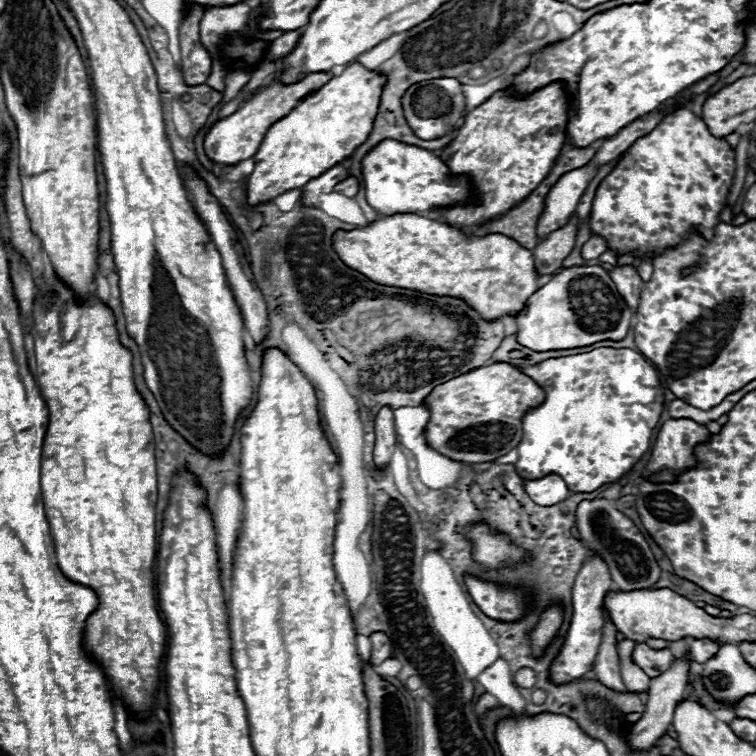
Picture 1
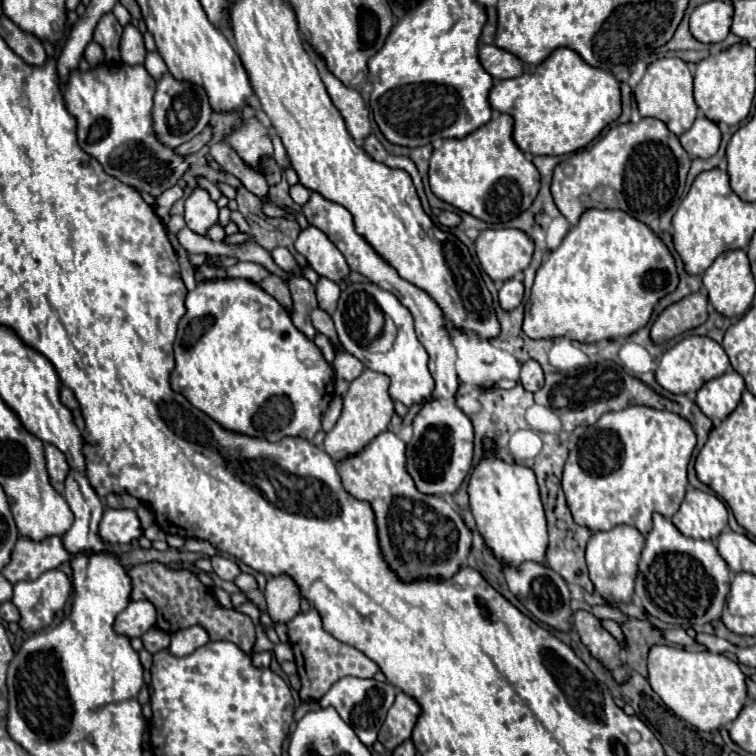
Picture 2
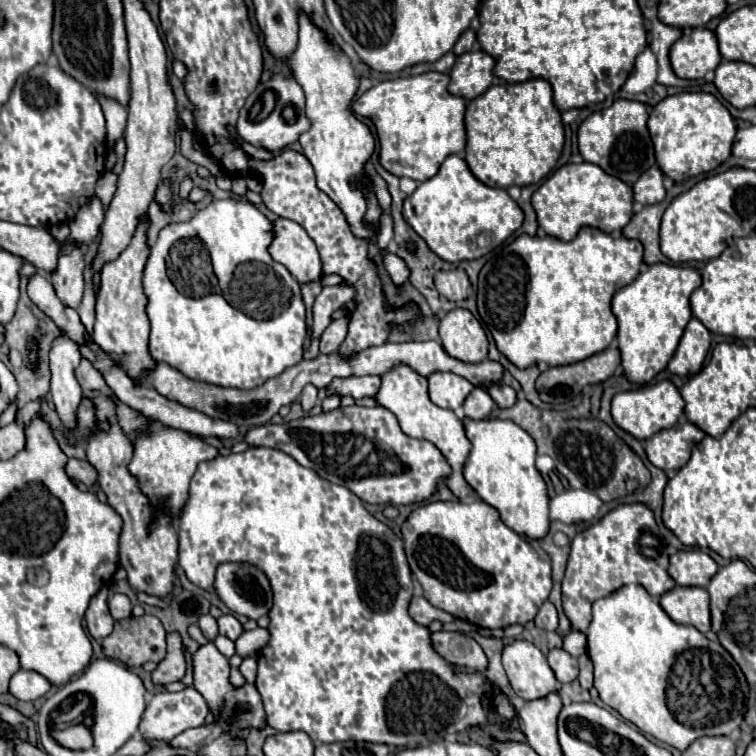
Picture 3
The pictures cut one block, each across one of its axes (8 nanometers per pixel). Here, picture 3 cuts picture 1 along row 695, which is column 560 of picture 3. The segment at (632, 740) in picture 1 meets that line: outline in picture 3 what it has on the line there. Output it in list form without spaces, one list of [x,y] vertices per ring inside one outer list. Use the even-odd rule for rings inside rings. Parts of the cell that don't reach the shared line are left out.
[[[554,648],[548,652],[548,664],[560,684],[568,684],[578,678],[578,660],[562,648]]]

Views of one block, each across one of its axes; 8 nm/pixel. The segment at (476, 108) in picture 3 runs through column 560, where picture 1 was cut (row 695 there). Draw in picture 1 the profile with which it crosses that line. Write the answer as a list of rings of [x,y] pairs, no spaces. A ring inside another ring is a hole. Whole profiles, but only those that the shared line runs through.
[[[40,276],[36,280],[36,300],[32,306],[32,318],[34,318],[34,332],[42,332],[42,338],[34,340],[34,356],[36,356],[36,382],[40,388],[40,394],[48,406],[50,412],[50,424],[46,430],[44,446],[42,446],[42,462],[40,462],[40,488],[42,488],[42,500],[46,518],[50,522],[54,546],[56,546],[56,558],[62,574],[68,580],[74,580],[82,586],[88,586],[96,592],[100,604],[98,610],[88,616],[86,620],[86,636],[84,646],[86,650],[100,662],[104,668],[106,678],[114,684],[112,692],[122,698],[122,702],[134,710],[138,716],[144,716],[148,706],[152,704],[154,690],[158,686],[158,672],[160,662],[166,648],[166,626],[158,614],[156,598],[154,598],[154,574],[152,564],[156,556],[156,518],[154,518],[154,504],[156,504],[156,456],[154,456],[154,440],[152,440],[152,426],[150,426],[150,410],[136,390],[134,384],[134,368],[132,368],[132,352],[120,344],[118,330],[116,330],[116,318],[112,310],[94,294],[88,304],[80,304],[74,296],[74,292],[56,276]]]

